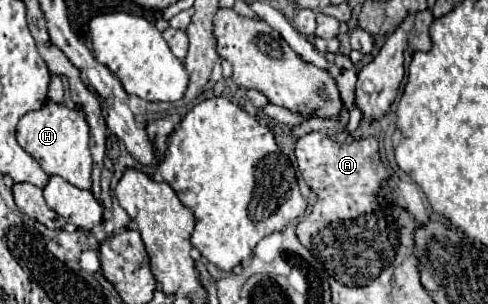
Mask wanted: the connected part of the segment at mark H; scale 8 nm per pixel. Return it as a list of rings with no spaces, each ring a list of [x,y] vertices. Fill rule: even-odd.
[[[46,101],[40,111],[26,113],[16,129],[18,145],[32,155],[46,175],[60,175],[68,183],[78,189],[90,189],[92,185],[92,157],[90,157],[90,129],[84,115],[76,109],[68,109],[66,105]]]

